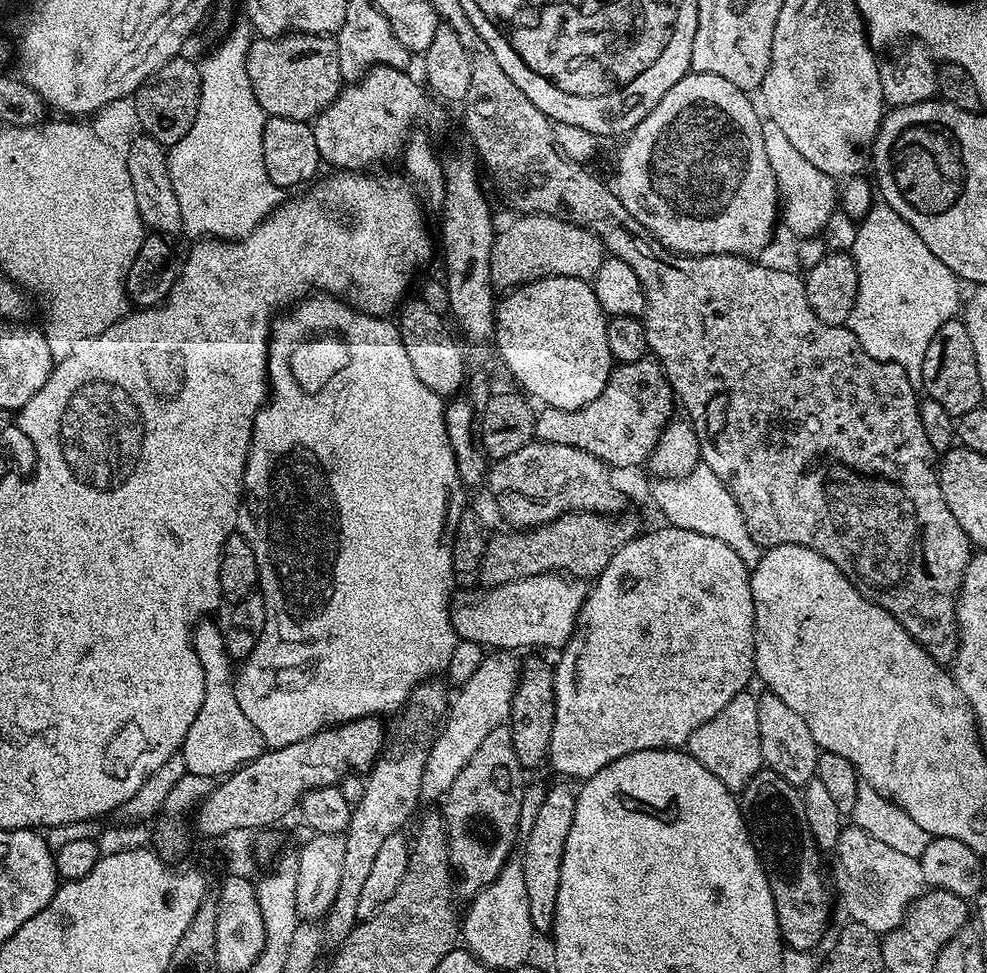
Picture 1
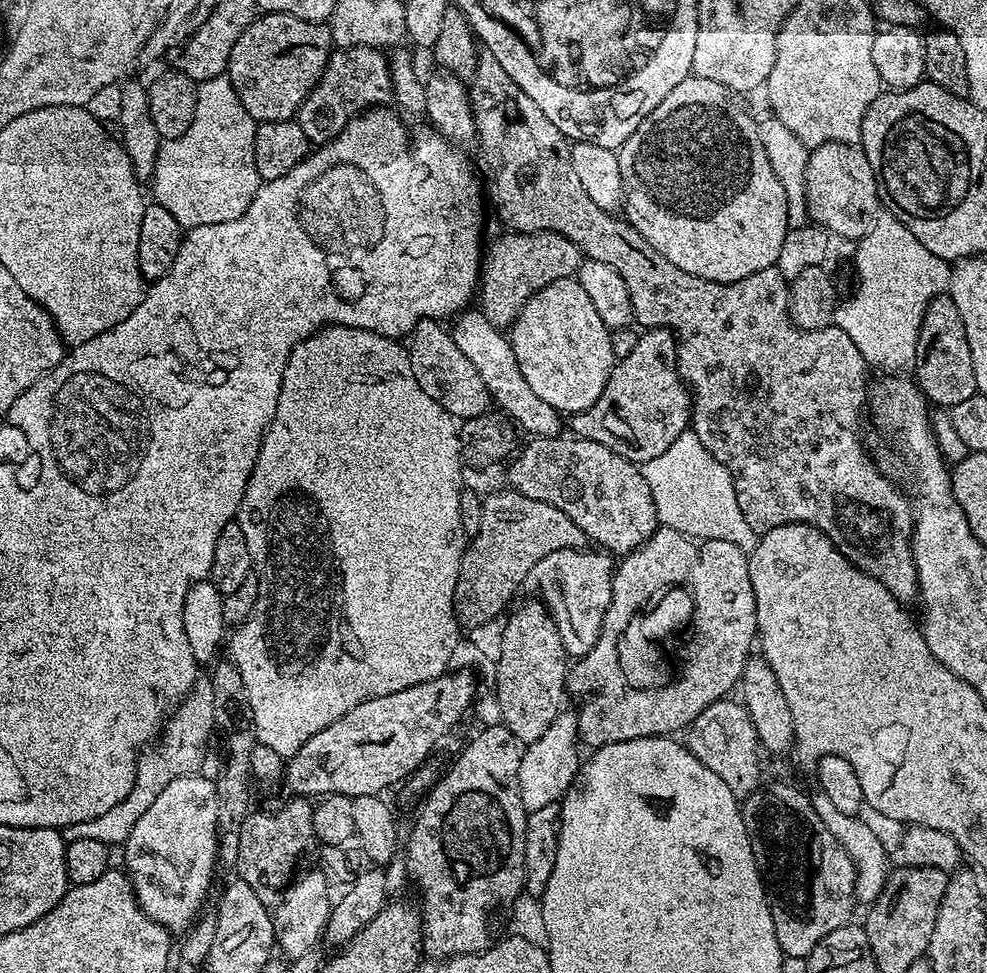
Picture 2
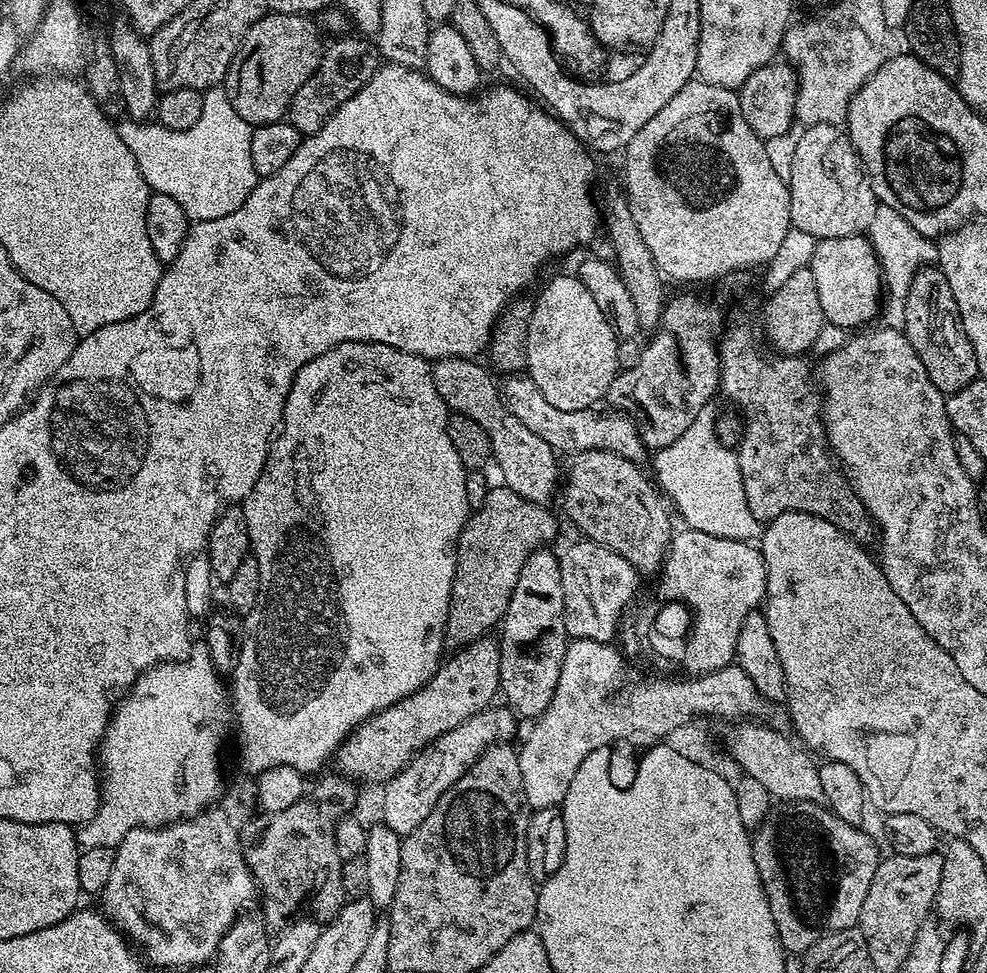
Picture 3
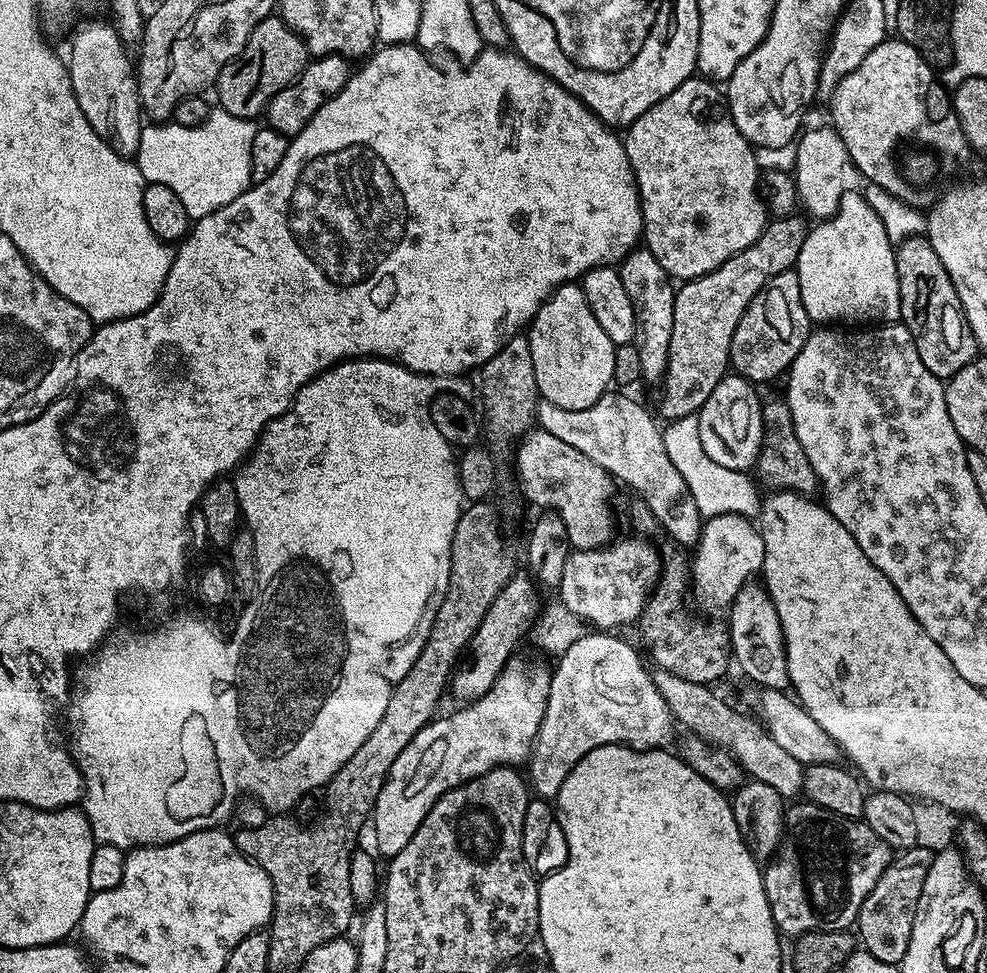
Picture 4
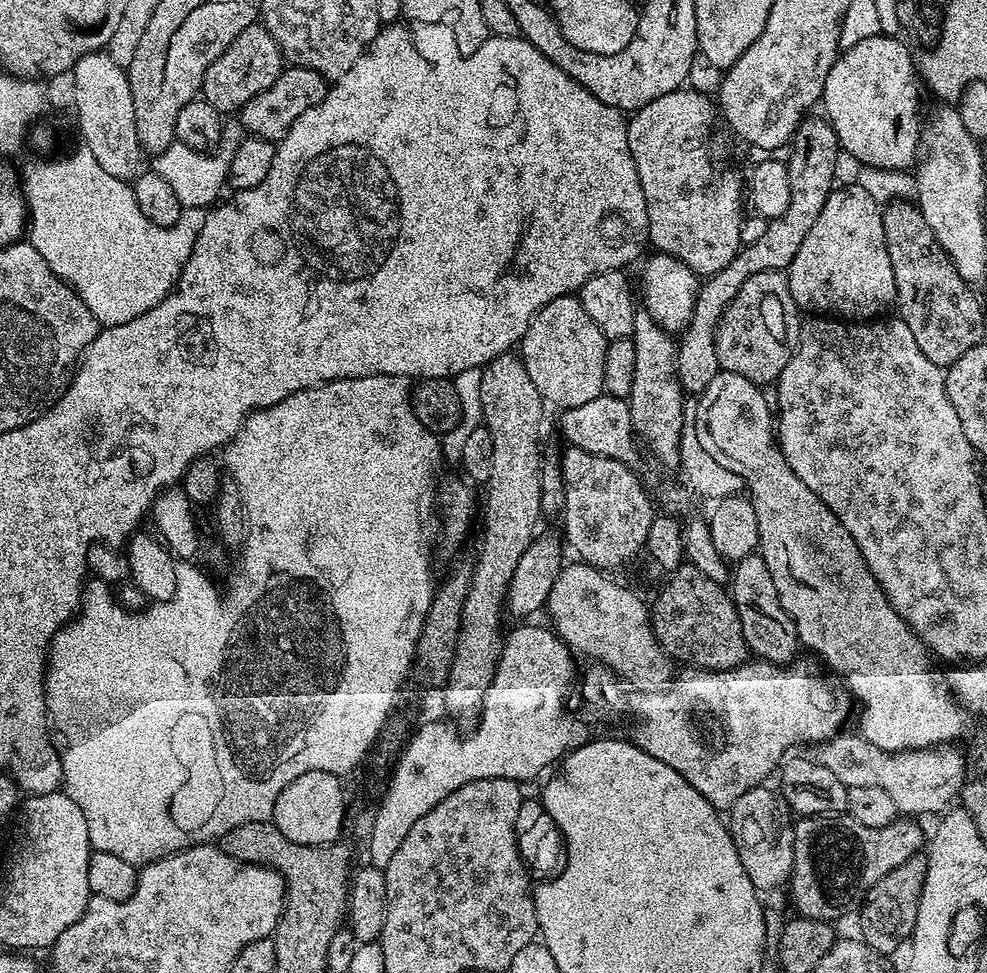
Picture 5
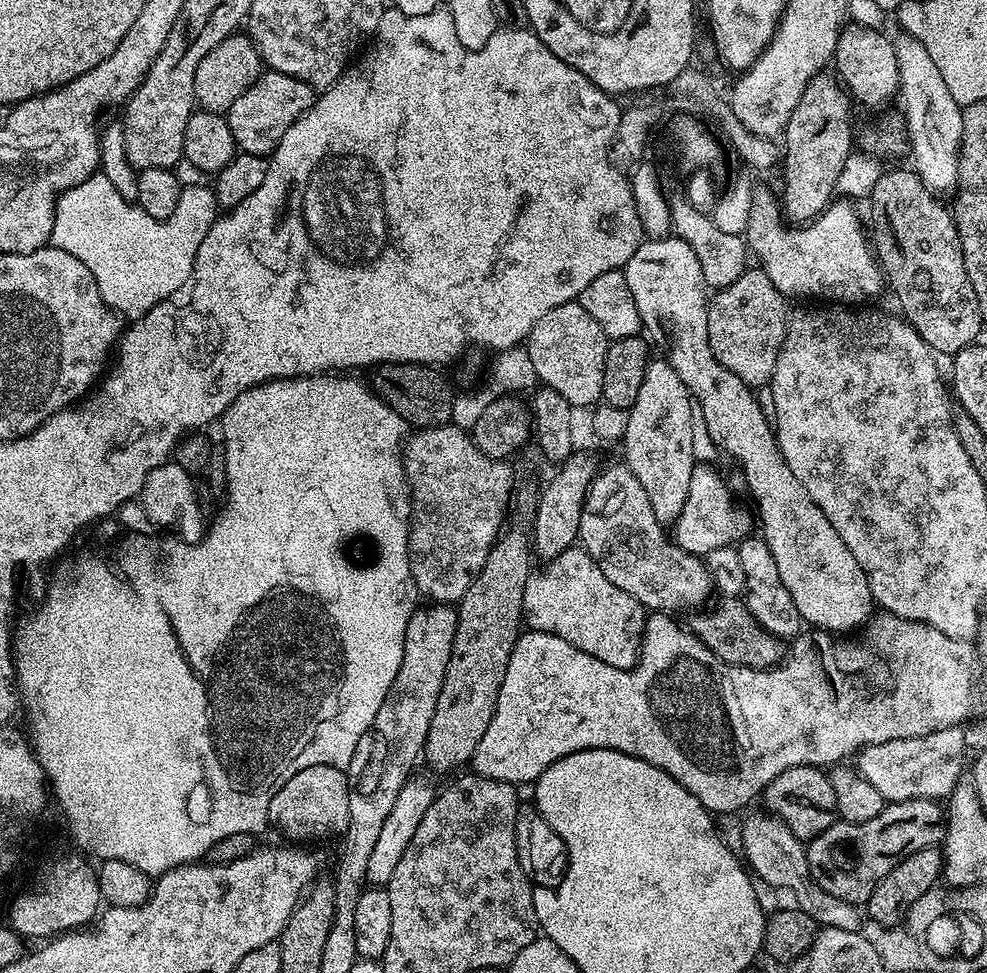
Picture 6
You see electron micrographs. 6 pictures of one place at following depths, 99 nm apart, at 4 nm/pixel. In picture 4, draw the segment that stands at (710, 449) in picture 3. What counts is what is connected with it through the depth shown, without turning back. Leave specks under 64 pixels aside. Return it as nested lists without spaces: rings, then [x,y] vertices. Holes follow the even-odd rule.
[[[696,415],[667,421],[663,435],[666,453],[670,456],[670,461],[674,462],[675,469],[682,474],[682,479],[686,482],[686,488],[694,498],[701,517],[707,518],[718,514],[759,517],[762,496],[761,493],[756,493],[757,485],[753,477],[747,471],[729,470],[727,466],[721,466],[719,462],[714,462],[714,458],[706,455],[706,450],[702,450],[702,440],[698,438]]]

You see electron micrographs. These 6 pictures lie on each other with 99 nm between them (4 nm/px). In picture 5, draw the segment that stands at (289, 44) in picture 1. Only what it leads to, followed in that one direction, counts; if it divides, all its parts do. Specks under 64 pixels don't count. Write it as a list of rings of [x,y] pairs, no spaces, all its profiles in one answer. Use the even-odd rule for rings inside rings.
[[[260,22],[251,24],[242,30],[242,34],[238,34],[238,38],[234,38],[234,42],[230,42],[230,46],[226,46],[222,54],[218,54],[218,58],[214,58],[214,62],[210,62],[204,75],[202,99],[210,102],[210,106],[222,114],[239,113],[246,102],[250,102],[250,98],[262,94],[262,90],[270,90],[285,67],[284,56],[270,30],[266,30]]]

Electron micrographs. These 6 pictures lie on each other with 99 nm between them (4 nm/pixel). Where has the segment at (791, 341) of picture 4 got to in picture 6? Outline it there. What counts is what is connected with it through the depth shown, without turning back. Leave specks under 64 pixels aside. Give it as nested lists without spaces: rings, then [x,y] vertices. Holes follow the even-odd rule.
[[[752,267],[709,299],[708,341],[714,358],[718,358],[730,374],[742,378],[749,388],[760,390],[774,374],[774,366],[786,338],[790,307],[789,301],[774,286],[774,282],[770,282],[764,269]]]

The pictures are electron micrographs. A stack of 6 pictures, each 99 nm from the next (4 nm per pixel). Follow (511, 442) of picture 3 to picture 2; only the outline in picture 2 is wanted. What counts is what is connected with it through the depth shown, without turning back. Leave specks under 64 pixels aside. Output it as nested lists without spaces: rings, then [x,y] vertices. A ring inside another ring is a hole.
[[[423,320],[410,333],[406,347],[410,370],[418,386],[422,386],[422,390],[426,390],[426,394],[430,394],[430,398],[434,398],[434,402],[441,404],[457,421],[478,418],[493,407],[492,396],[487,392],[474,363],[455,345],[451,331],[443,323]]]

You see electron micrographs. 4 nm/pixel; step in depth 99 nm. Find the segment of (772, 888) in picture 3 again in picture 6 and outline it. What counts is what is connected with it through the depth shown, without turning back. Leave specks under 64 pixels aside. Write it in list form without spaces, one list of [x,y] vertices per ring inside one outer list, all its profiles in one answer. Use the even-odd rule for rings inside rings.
[[[897,800],[885,803],[878,818],[870,822],[831,824],[822,834],[807,841],[810,880],[826,894],[860,906],[870,898],[876,883],[898,862],[918,854],[918,850],[937,847],[945,835],[945,809],[935,800]]]

